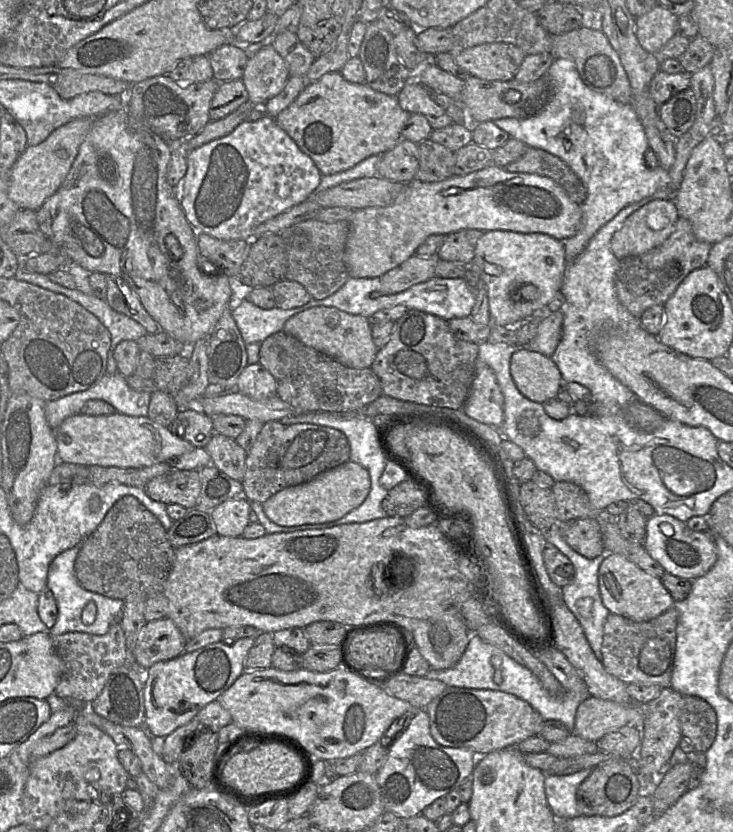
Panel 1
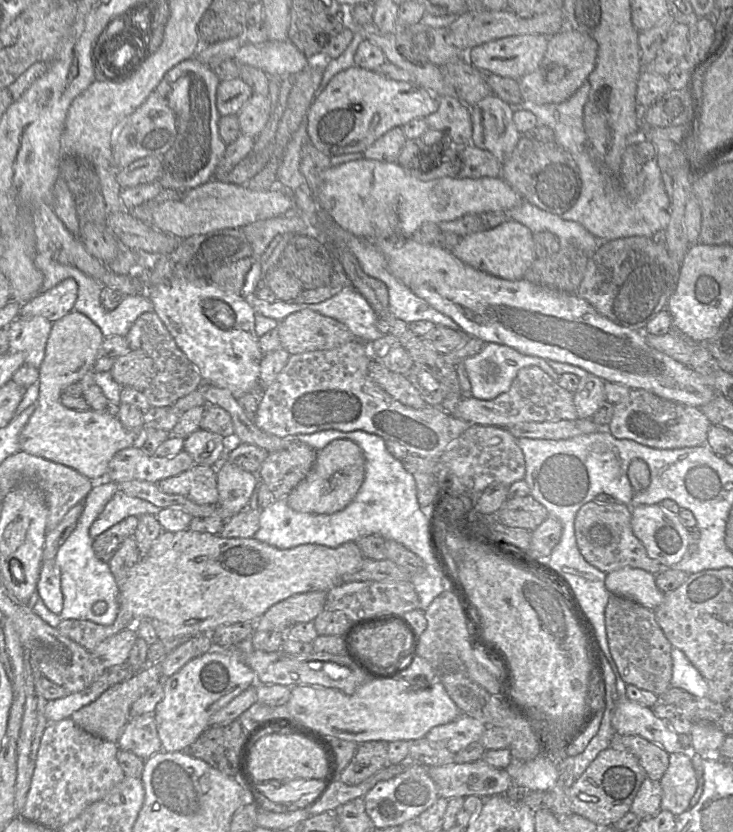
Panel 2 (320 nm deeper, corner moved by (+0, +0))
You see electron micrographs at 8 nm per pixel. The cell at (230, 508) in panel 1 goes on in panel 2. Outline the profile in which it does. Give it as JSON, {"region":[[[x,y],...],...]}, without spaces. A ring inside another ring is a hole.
{"region":[[[225,458],[216,467],[218,490],[217,506],[228,515],[245,510],[260,482],[257,474],[250,473]]]}

